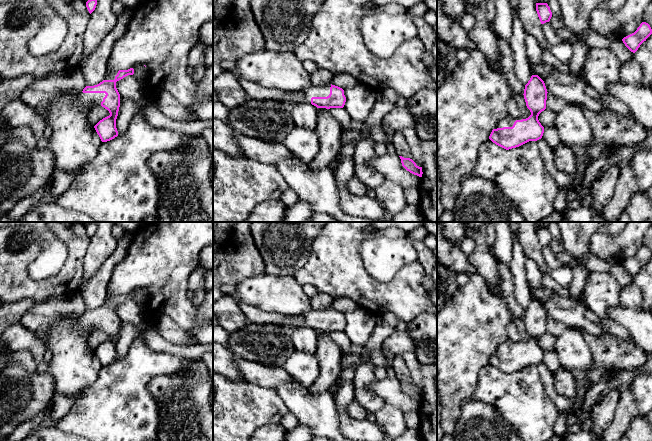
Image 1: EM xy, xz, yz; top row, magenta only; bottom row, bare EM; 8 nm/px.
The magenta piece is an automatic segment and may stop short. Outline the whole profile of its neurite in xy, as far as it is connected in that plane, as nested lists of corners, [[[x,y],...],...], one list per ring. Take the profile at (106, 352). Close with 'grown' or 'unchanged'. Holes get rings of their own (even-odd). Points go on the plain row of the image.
[[[133,292],[119,294],[114,304],[103,304],[97,309],[86,310],[79,318],[79,328],[83,329],[87,336],[93,329],[101,329],[110,337],[94,350],[102,366],[110,365],[118,360],[116,343],[120,331],[120,318],[116,312],[116,306],[133,298]]]; grown

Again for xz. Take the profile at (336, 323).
[[[335,309],[322,311],[309,310],[303,314],[302,327],[308,327],[317,332],[343,332],[346,326],[344,314]]]; grown

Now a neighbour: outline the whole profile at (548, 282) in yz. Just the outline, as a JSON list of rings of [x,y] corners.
[[[549,274],[542,275],[542,284],[545,288],[553,290],[555,293],[563,296],[565,298],[573,299],[575,302],[586,305],[585,300],[579,298],[572,298],[569,290],[564,288],[563,286],[559,285]]]

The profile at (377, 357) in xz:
[[[375,350],[370,353],[369,361],[371,361],[377,367],[384,367],[386,360],[381,350]]]

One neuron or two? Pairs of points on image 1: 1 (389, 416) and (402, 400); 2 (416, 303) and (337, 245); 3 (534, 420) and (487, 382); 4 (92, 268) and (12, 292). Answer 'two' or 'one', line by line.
1: two
2: one
3: one
4: two

